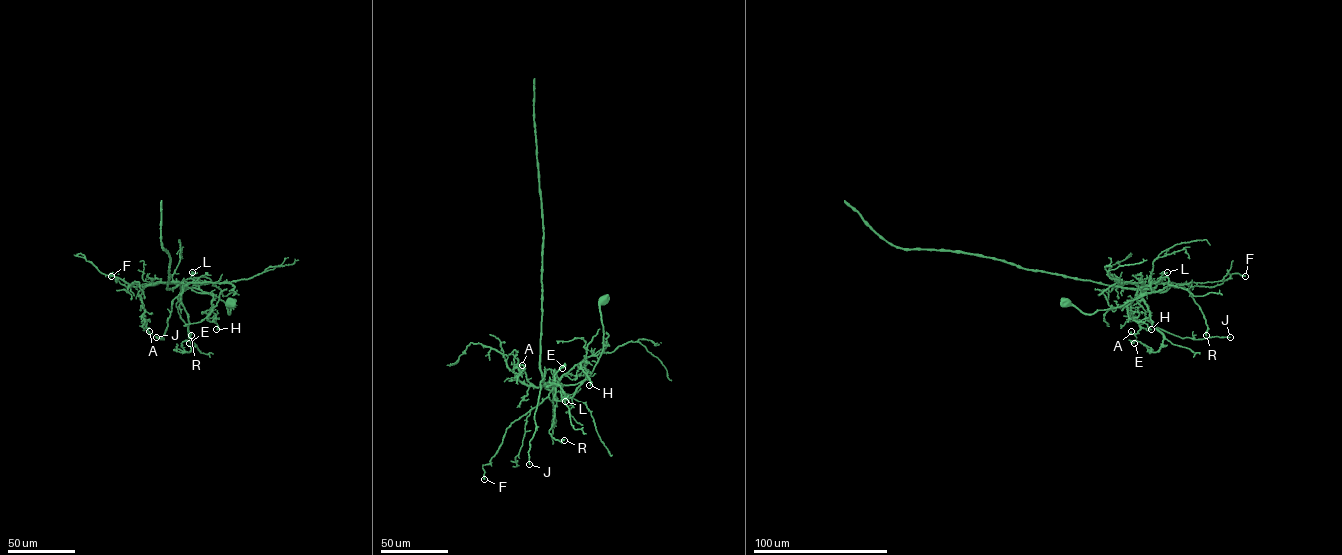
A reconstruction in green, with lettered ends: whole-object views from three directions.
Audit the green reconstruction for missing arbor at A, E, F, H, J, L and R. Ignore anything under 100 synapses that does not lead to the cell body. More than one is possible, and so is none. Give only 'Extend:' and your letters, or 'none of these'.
Extend: none of these

